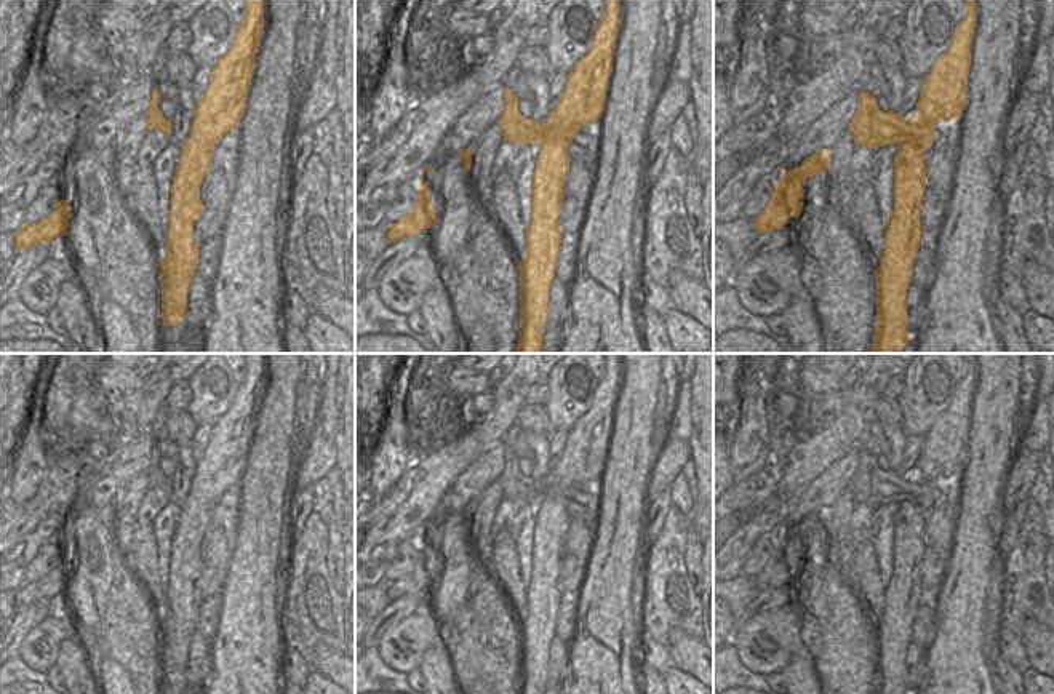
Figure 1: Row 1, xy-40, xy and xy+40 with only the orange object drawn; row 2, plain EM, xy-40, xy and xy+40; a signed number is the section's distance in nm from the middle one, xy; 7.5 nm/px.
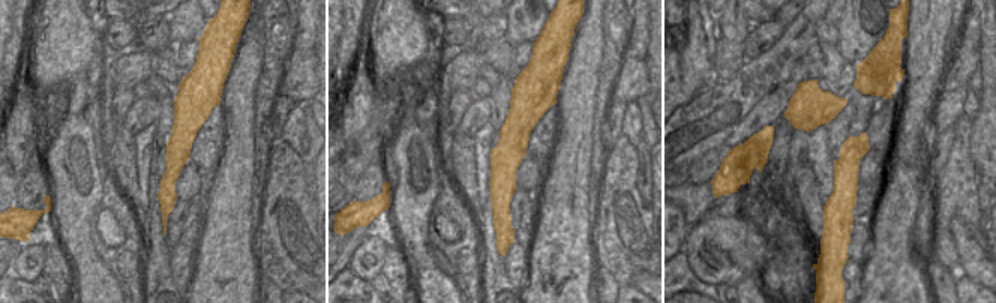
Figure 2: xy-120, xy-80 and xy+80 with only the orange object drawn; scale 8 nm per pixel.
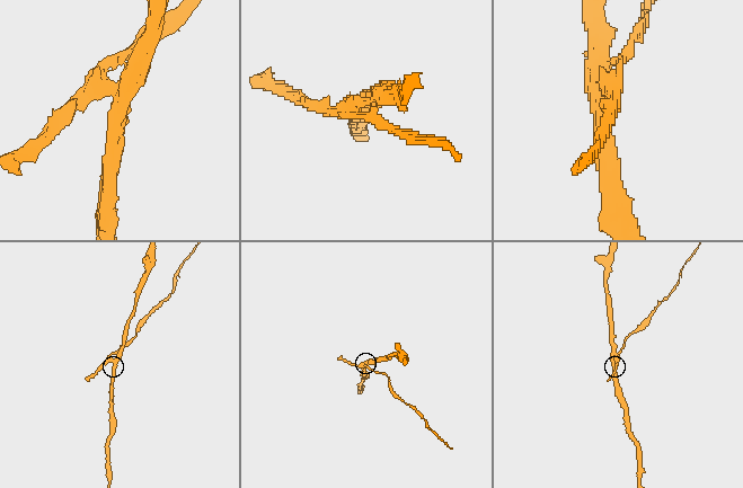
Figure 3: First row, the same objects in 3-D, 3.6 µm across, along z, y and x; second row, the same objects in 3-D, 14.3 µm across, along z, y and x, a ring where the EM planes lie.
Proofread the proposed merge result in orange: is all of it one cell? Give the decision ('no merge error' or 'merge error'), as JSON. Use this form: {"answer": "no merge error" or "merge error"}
{"answer": "merge error"}

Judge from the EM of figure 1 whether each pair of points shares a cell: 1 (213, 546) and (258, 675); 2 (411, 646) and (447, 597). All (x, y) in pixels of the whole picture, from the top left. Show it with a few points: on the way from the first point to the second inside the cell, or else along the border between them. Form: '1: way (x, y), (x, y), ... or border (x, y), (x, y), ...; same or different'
1: border (235, 534), (232, 555), (224, 570); different
2: border (432, 606), (443, 619); different

